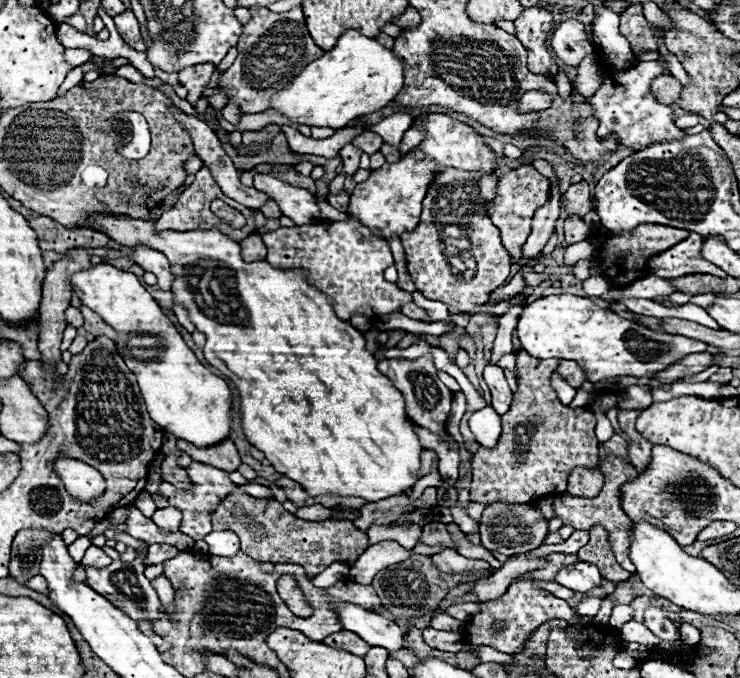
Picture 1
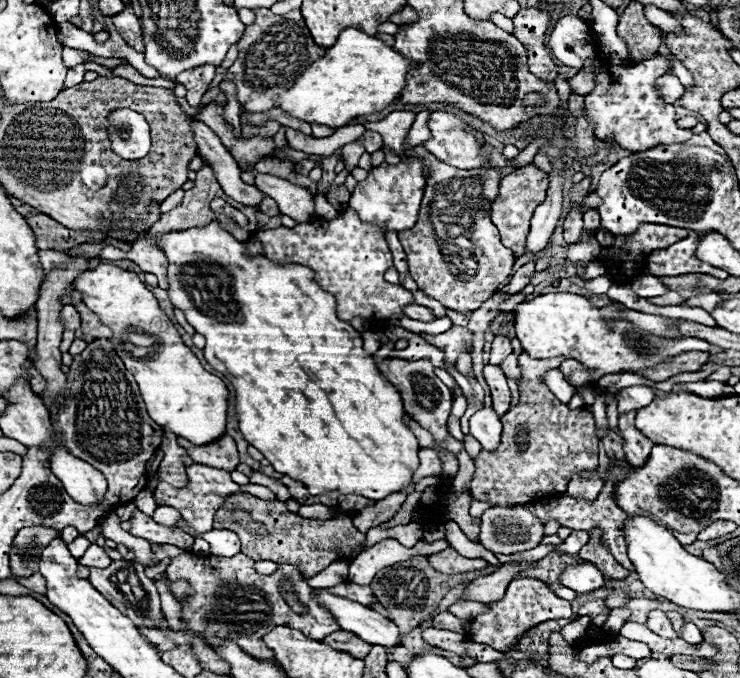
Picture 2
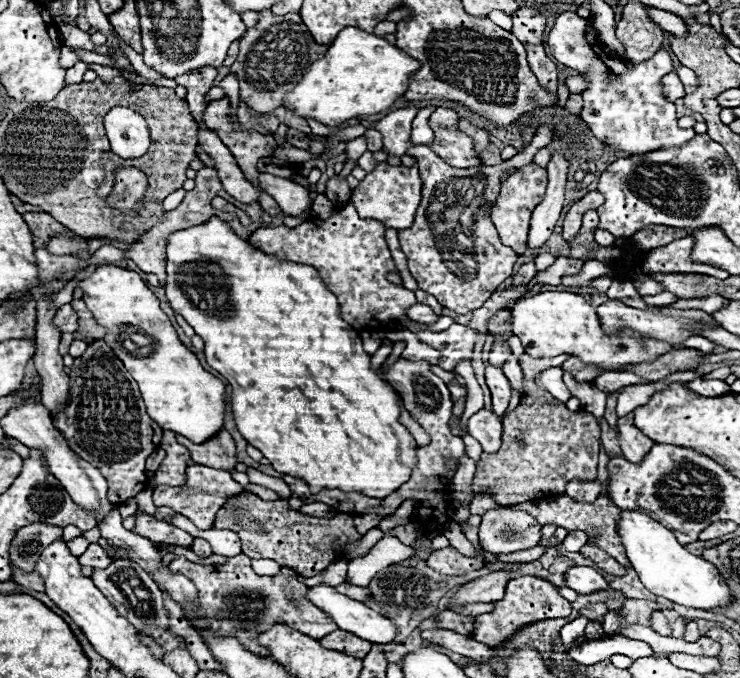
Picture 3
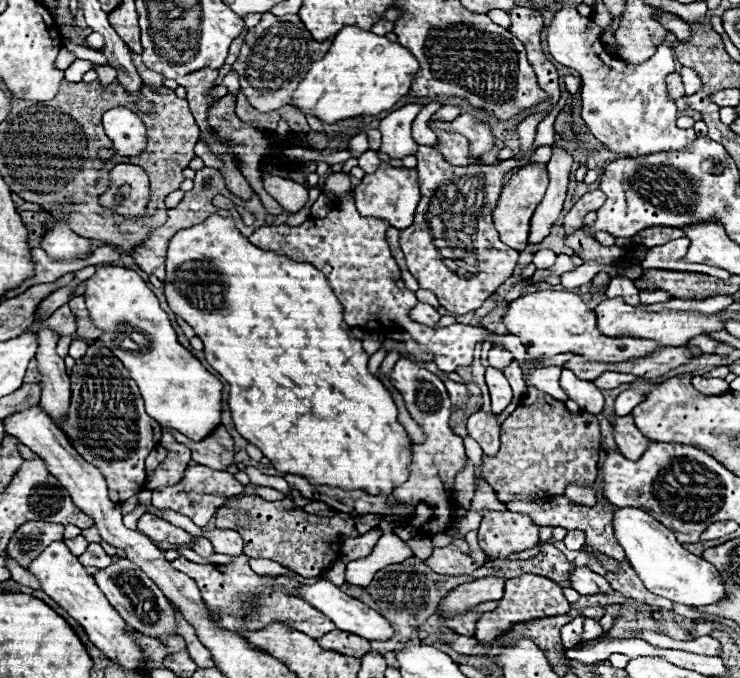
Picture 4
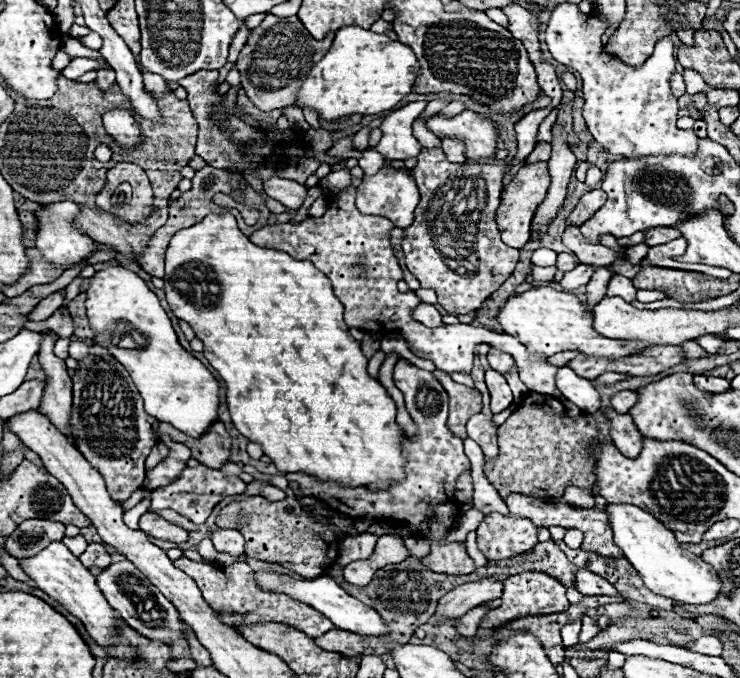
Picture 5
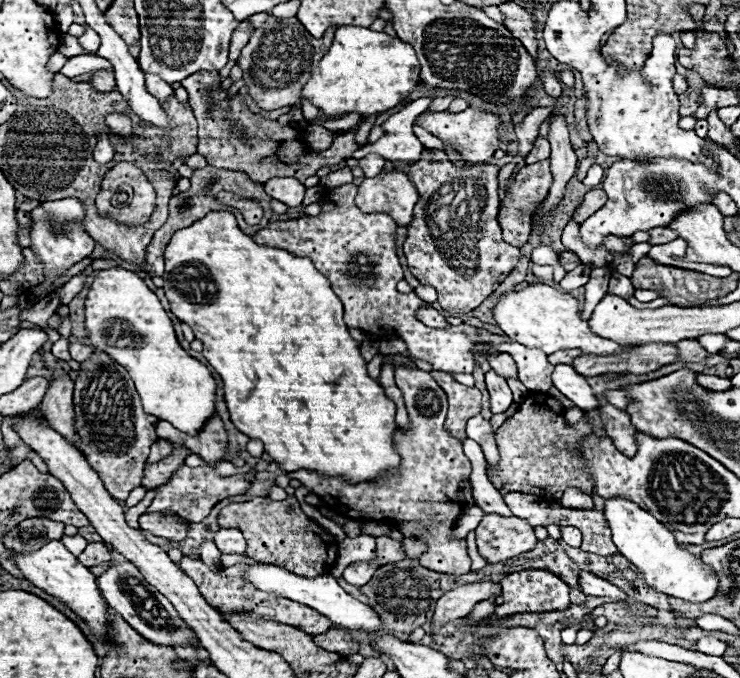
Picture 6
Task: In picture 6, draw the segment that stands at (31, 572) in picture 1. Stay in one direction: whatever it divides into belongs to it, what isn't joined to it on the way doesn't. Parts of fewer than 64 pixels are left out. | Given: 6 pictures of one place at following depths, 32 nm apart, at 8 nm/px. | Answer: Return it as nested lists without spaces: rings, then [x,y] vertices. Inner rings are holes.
[[[28,518],[20,522],[12,532],[4,536],[4,546],[12,554],[28,554],[52,542],[52,538],[60,540],[64,536],[64,524],[48,518]]]

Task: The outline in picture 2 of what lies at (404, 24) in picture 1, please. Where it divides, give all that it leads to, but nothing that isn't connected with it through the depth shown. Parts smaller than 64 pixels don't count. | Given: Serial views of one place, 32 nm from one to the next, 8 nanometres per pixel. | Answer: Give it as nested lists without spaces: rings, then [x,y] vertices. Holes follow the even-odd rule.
[[[406,6],[402,12],[390,16],[390,22],[398,24],[398,26],[402,26],[402,24],[412,24],[414,20],[416,20],[416,10],[412,10],[410,6]]]

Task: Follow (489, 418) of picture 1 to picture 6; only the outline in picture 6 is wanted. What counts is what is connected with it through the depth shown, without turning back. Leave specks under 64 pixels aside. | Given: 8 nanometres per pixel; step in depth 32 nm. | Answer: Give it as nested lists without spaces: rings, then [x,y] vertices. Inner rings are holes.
[[[481,414],[470,418],[466,432],[468,432],[468,438],[476,440],[482,446],[488,464],[494,466],[498,462],[498,448],[496,448],[496,434],[490,426],[490,420],[484,420]]]

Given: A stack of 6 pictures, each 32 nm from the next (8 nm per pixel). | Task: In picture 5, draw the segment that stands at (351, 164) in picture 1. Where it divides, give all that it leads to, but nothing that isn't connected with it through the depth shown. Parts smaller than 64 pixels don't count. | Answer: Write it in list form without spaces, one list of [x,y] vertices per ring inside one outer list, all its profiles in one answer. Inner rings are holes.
[[[364,126],[360,132],[356,132],[356,134],[352,136],[352,142],[354,142],[354,150],[356,150],[356,152],[362,152],[362,150],[368,148],[368,132],[370,132],[370,128]]]

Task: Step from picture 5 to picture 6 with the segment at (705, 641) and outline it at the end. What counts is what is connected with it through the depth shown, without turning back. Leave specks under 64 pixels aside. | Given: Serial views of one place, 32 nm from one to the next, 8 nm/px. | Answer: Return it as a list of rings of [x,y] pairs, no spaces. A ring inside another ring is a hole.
[[[704,636],[696,642],[696,650],[702,652],[702,654],[708,654],[708,656],[722,656],[724,654],[724,642],[712,638],[712,636]]]

